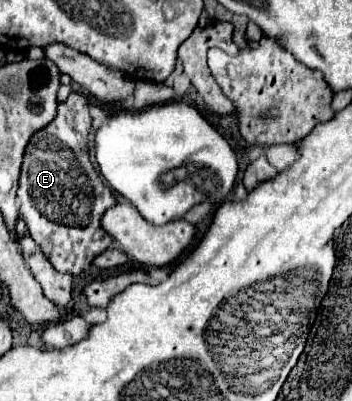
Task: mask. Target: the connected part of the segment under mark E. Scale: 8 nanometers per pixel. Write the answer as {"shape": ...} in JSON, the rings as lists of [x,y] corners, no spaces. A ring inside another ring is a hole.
{"shape":[[[71,92],[67,102],[59,104],[55,120],[31,138],[17,192],[19,208],[33,240],[45,250],[45,256],[57,270],[69,274],[81,274],[91,266],[95,256],[111,246],[109,234],[101,228],[101,214],[109,206],[115,206],[115,198],[89,162],[89,130],[87,98]]]}

